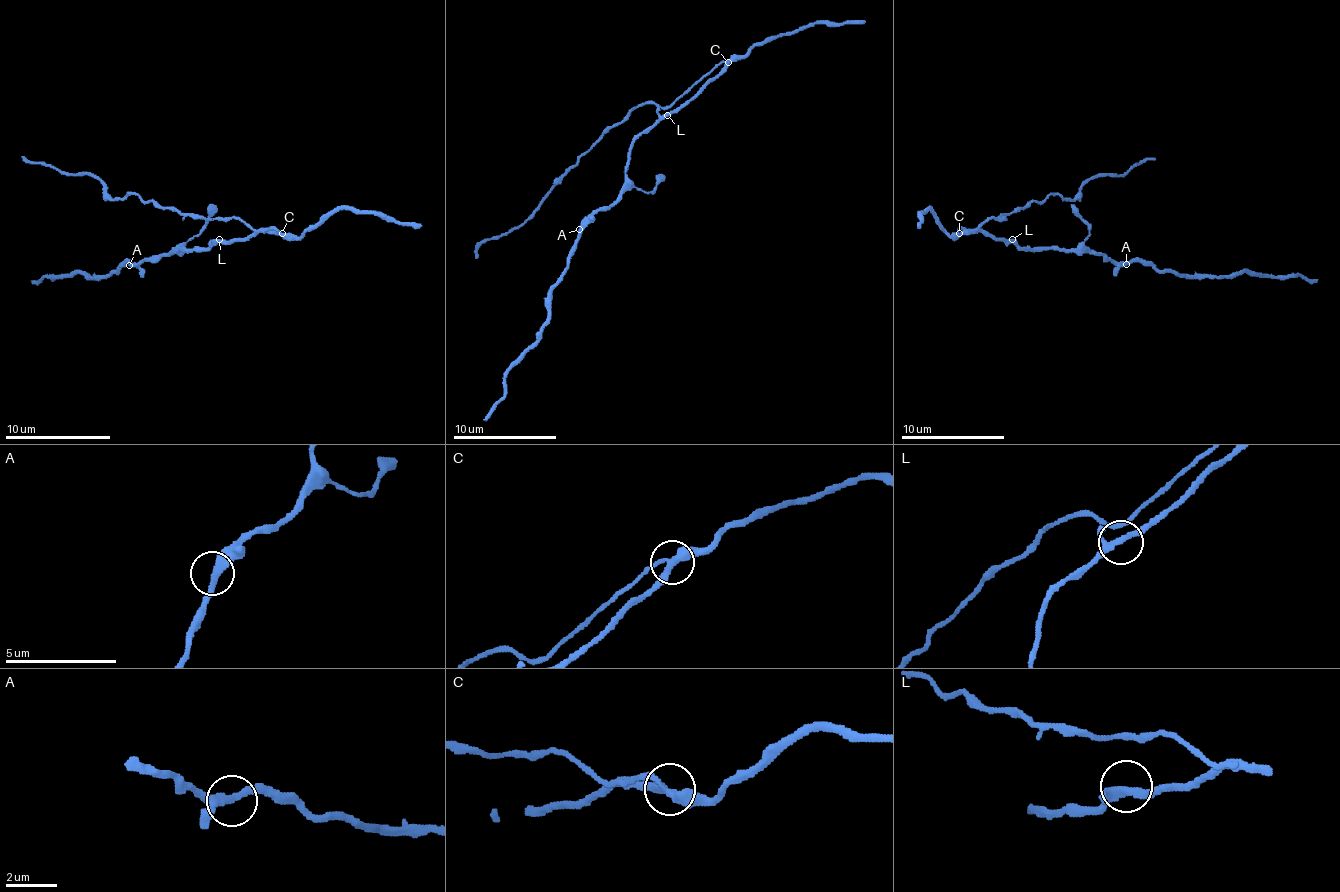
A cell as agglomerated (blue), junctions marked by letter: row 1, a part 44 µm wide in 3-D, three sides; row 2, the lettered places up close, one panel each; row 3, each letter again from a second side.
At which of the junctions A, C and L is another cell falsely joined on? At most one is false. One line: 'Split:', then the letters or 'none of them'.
Split: C

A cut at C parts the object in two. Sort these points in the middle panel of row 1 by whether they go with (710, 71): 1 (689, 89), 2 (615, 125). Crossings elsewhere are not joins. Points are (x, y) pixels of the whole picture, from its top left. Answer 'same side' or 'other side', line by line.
1: same side
2: same side

